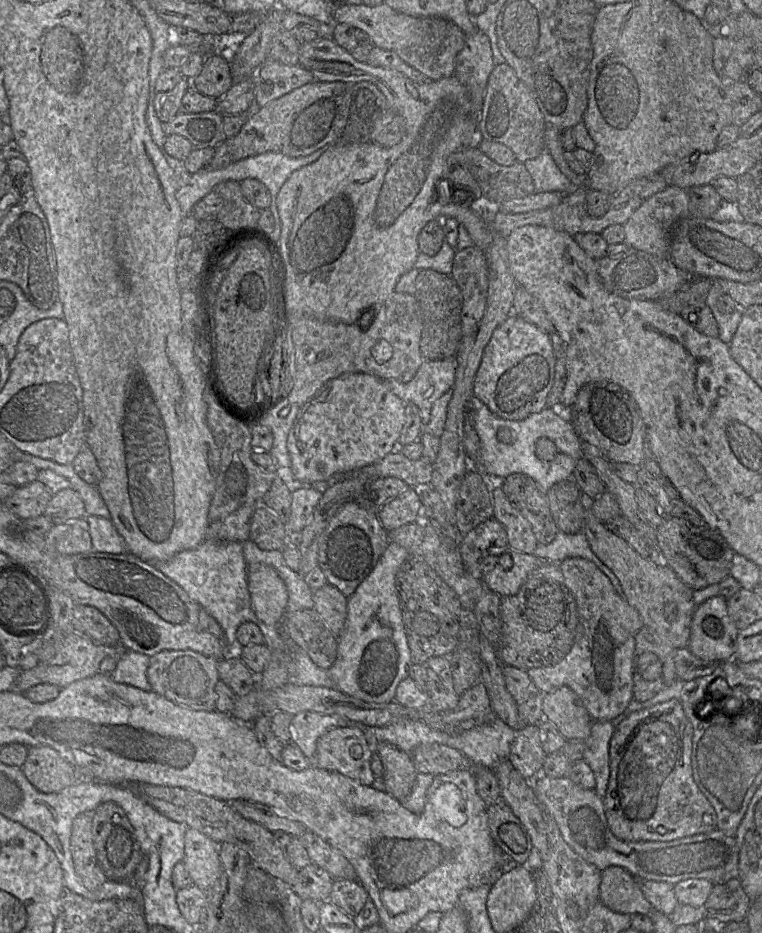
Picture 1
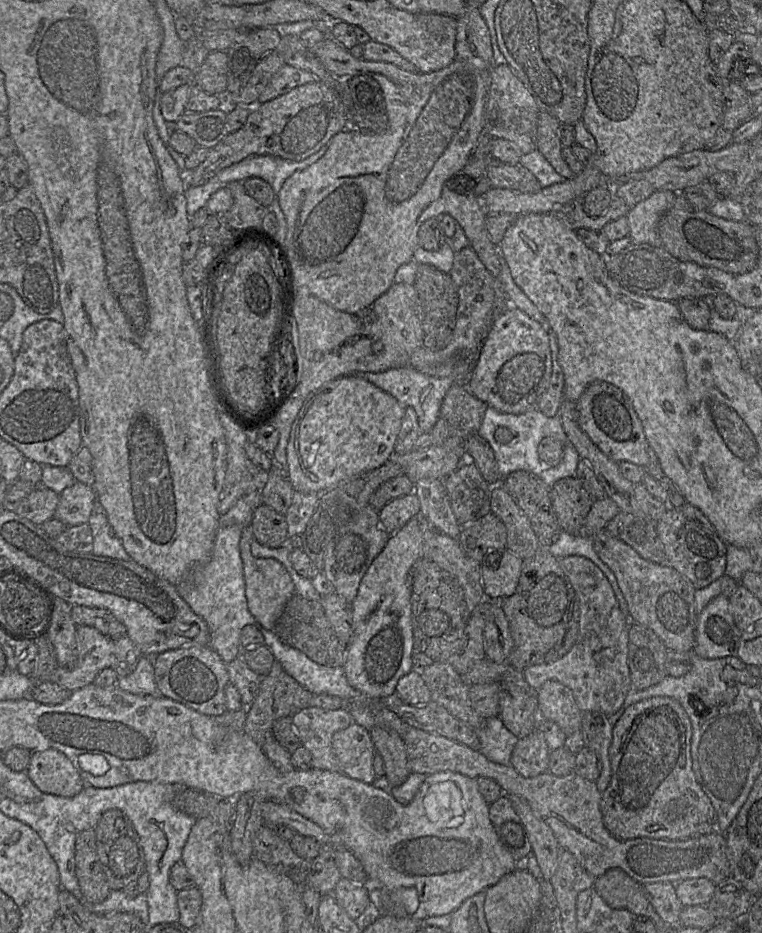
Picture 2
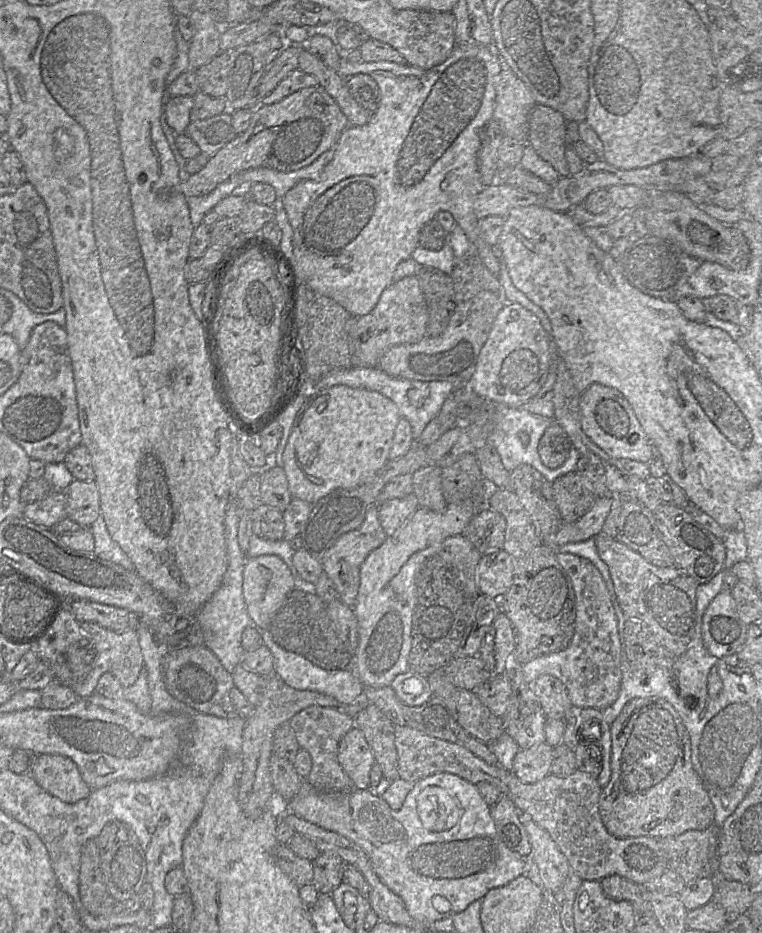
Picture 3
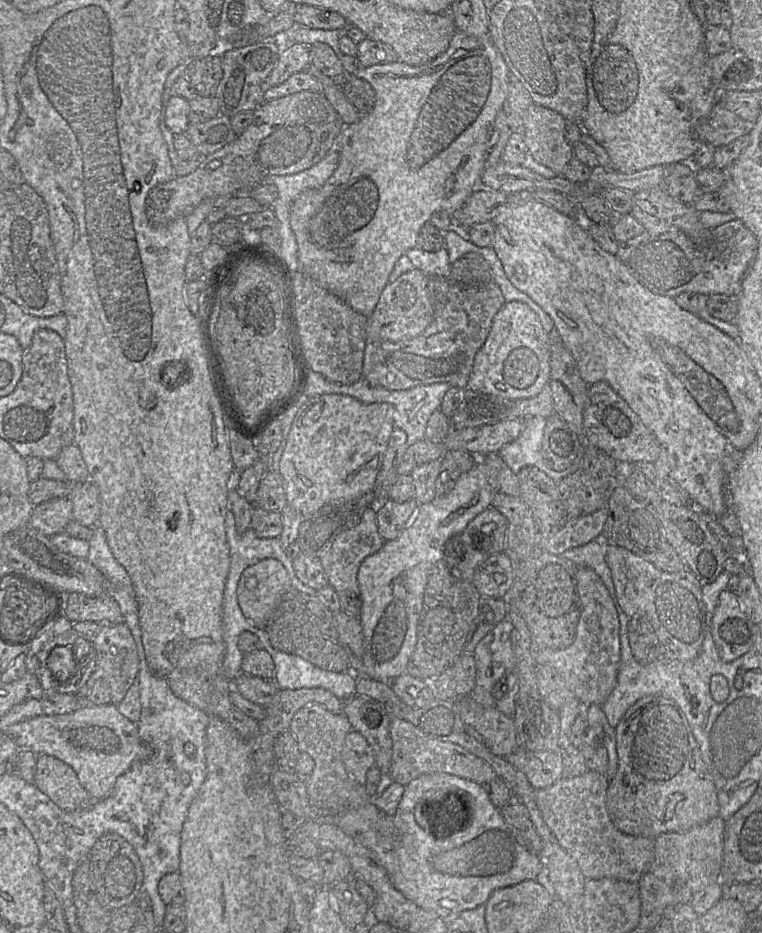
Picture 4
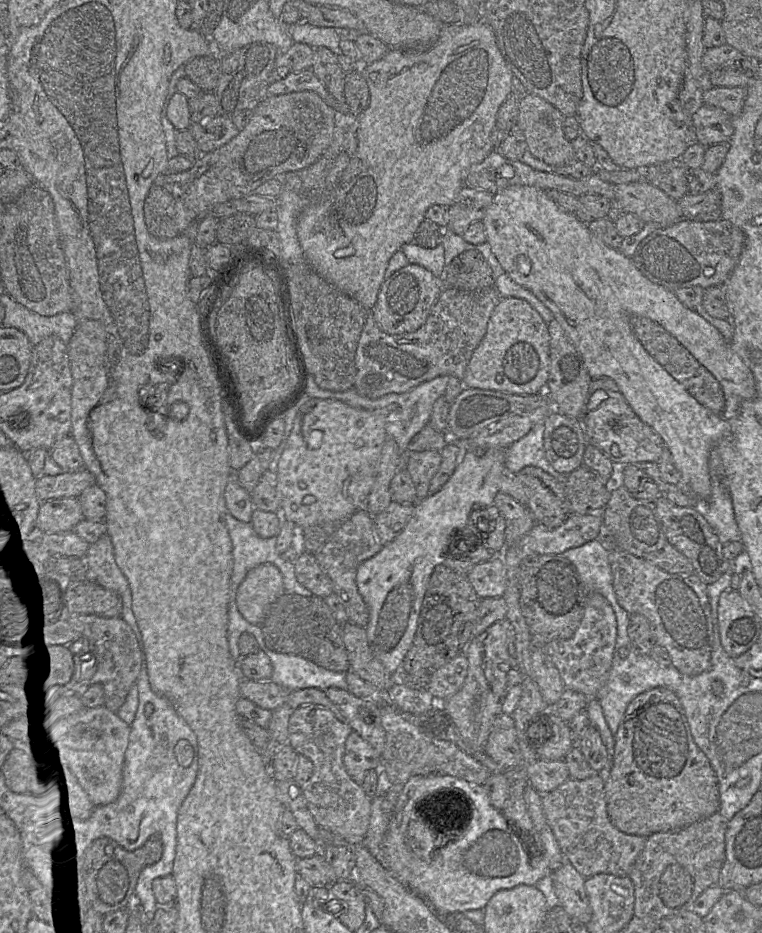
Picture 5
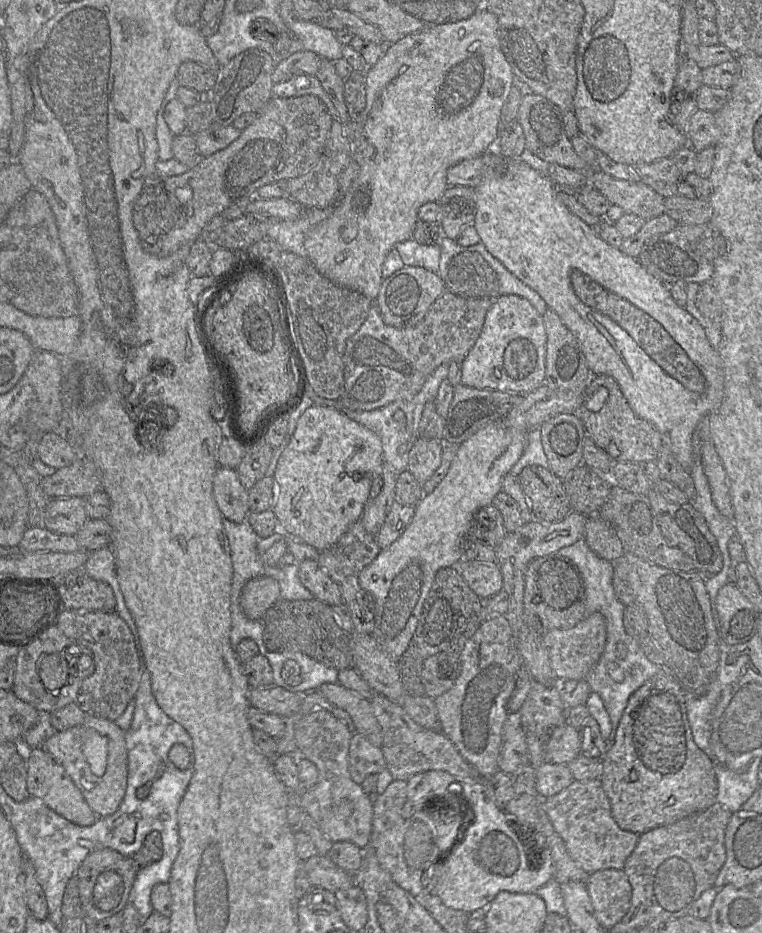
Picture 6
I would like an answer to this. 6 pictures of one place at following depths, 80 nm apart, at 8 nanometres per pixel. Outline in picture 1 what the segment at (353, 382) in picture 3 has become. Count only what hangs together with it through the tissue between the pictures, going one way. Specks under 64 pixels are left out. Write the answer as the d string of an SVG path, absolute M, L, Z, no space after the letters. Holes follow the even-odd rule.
M456 354L440 360L424 360L413 379L401 382L382 379L391 391L405 403L414 403L420 410L422 424L430 421L435 401L455 382L457 369Z

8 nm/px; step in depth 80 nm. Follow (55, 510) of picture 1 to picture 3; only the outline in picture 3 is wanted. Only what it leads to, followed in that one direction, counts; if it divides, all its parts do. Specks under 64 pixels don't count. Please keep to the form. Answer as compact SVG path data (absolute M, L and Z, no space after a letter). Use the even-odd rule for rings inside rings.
M94 481L73 482L63 492L67 518L82 528L89 528L100 515L99 493Z

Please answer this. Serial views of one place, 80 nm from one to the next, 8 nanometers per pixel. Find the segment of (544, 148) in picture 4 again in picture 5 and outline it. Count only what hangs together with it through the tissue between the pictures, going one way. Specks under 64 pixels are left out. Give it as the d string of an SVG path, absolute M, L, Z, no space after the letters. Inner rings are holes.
M528 94L520 99L516 126L525 136L527 150L551 167L567 166L576 160L572 143L564 135L564 120L565 116L557 108L538 96Z

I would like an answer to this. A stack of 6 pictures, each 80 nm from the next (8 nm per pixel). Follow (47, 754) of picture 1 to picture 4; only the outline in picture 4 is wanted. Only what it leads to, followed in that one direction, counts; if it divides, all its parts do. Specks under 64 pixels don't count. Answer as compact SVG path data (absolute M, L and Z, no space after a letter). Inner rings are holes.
M37 755L33 783L59 808L67 812L87 809L94 802L80 784L75 771L52 756Z

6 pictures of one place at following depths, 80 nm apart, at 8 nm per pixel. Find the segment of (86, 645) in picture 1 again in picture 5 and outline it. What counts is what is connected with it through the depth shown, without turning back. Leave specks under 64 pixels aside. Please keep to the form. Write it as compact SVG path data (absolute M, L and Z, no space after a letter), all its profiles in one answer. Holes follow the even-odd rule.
M77 615L65 616L65 621L69 630L79 635L80 639L88 640L96 653L97 671L85 683L84 690L88 690L94 684L101 684L104 690L104 706L116 713L124 704L141 670L141 656L134 632L121 617Z

